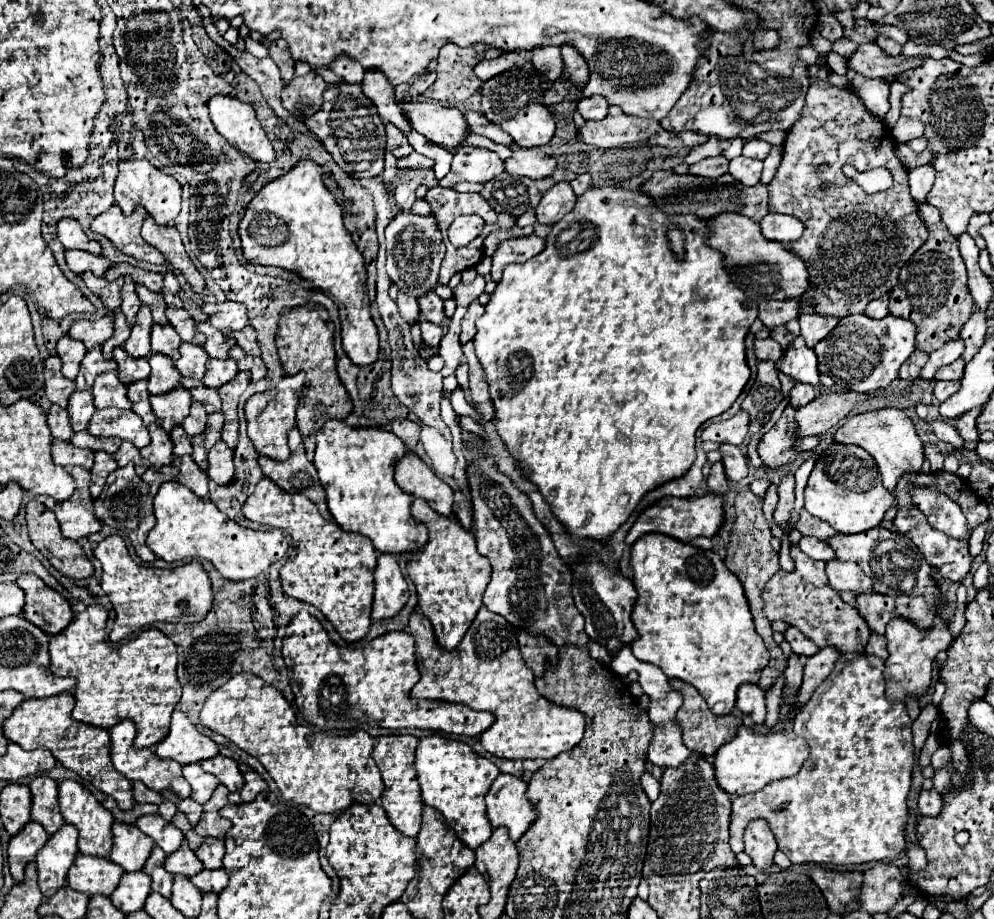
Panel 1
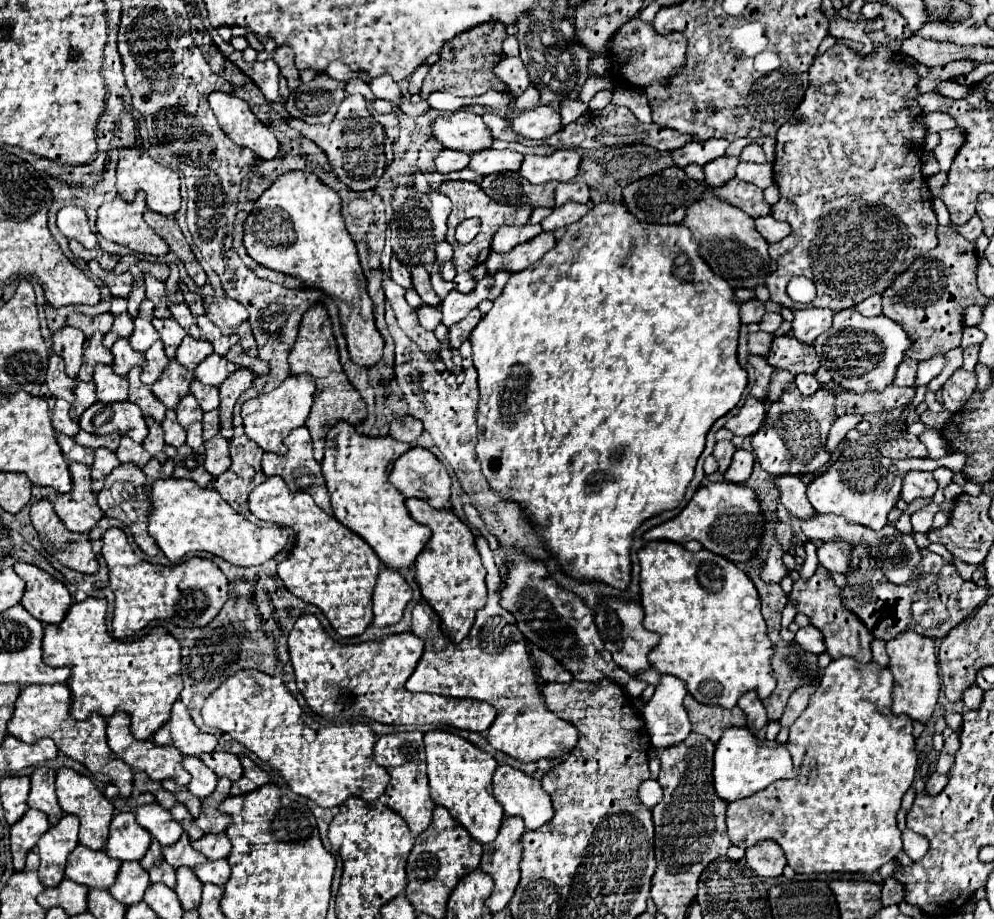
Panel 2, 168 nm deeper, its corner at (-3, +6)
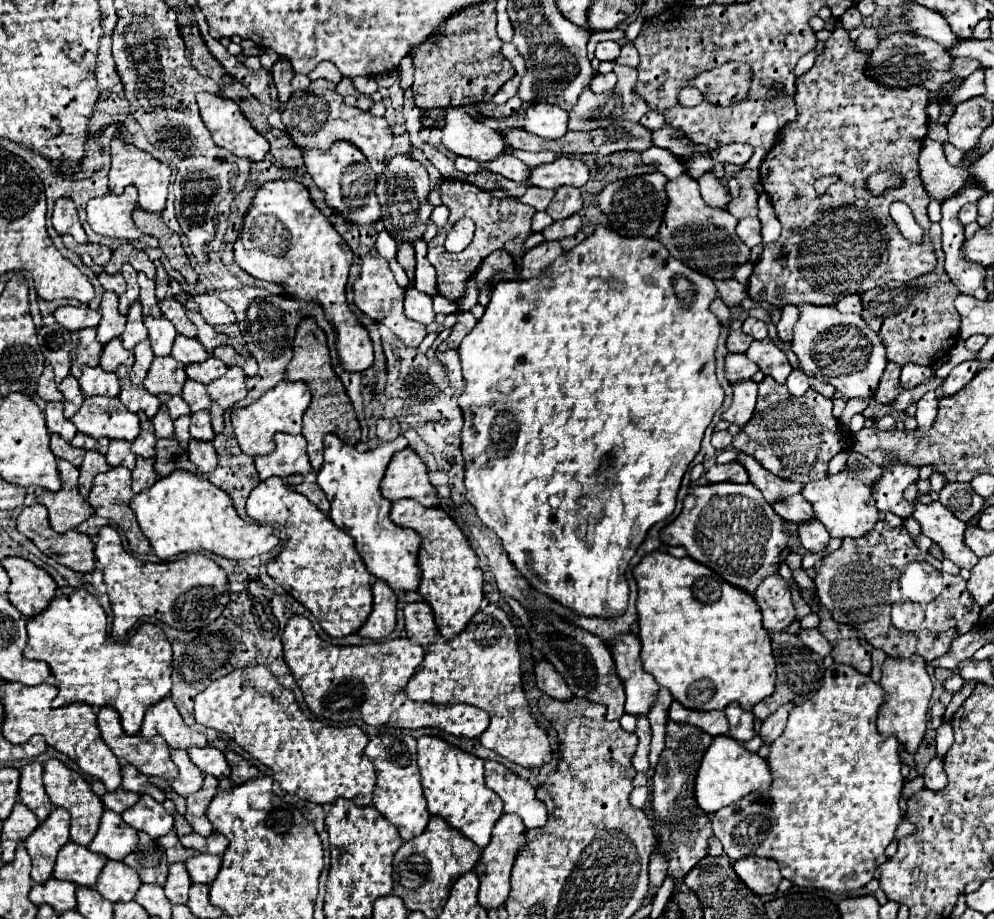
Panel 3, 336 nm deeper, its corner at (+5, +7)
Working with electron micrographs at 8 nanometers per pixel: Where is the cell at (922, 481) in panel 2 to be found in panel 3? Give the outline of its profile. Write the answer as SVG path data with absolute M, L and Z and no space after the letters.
M912 483L904 491L904 499L908 503L912 503L912 507L914 507L912 517L920 523L922 533L940 545L946 559L954 561L960 569L962 567L972 569L978 563L978 557L962 541L966 523L960 521L946 507L942 507L938 501L932 501L928 505L918 501L918 495L920 495L918 483Z

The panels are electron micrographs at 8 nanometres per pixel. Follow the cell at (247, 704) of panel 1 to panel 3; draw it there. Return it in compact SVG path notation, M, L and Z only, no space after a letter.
M236 669L216 681L212 681L194 701L194 717L196 723L212 727L220 733L226 733L230 739L234 739L246 753L250 753L254 759L270 767L276 775L276 781L286 793L294 793L310 803L326 805L334 803L338 797L352 799L356 805L370 805L372 793L376 787L376 769L372 761L364 755L364 749L368 745L366 733L358 725L350 727L328 727L320 721L308 719L300 707L294 701L294 695L290 689L280 687L276 679L262 673L250 673L248 669Z

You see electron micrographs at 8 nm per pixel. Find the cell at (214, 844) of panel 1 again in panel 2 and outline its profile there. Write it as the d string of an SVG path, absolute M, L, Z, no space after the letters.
M224 832L220 834L204 834L200 840L192 842L192 846L202 852L208 860L220 860L220 858L228 858L232 844L228 840L228 836Z

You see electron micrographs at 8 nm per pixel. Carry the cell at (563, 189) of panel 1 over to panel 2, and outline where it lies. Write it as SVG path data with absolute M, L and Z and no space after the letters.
M568 202L560 208L554 208L554 212L542 222L544 232L554 232L556 228L564 228L570 226L574 222L578 222L580 218L584 218L584 214L588 214L588 206L586 204L576 204L576 202Z

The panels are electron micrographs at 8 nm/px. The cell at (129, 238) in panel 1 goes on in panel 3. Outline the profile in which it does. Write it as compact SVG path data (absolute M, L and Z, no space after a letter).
M126 187L122 195L106 193L102 197L96 197L88 201L88 223L94 233L104 237L116 237L116 239L128 239L132 243L142 243L146 247L158 247L158 239L150 235L138 233L132 221L132 211L136 207L136 189Z

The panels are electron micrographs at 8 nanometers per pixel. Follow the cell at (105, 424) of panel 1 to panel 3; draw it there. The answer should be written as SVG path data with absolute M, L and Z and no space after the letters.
M86 397L70 421L80 433L88 433L90 437L134 441L140 433L138 417L124 409L116 397Z

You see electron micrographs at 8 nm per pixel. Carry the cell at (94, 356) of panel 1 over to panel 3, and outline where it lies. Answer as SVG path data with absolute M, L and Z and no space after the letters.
M86 327L72 333L72 375L78 379L84 365L96 367L100 353L102 343L96 341L96 327Z

